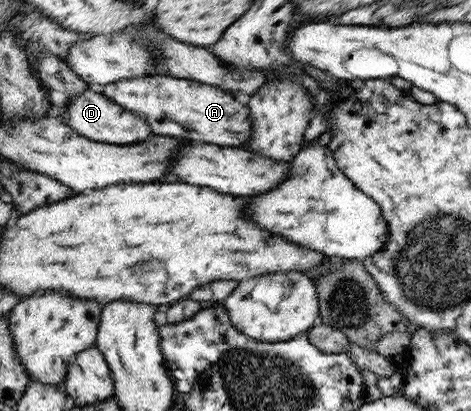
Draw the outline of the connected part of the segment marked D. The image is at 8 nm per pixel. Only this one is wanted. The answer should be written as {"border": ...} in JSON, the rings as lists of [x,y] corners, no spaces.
{"border":[[[94,87],[71,98],[65,118],[73,129],[77,129],[85,137],[96,139],[98,142],[119,145],[135,144],[141,143],[153,135],[152,127],[144,118],[105,97],[98,88]]]}

